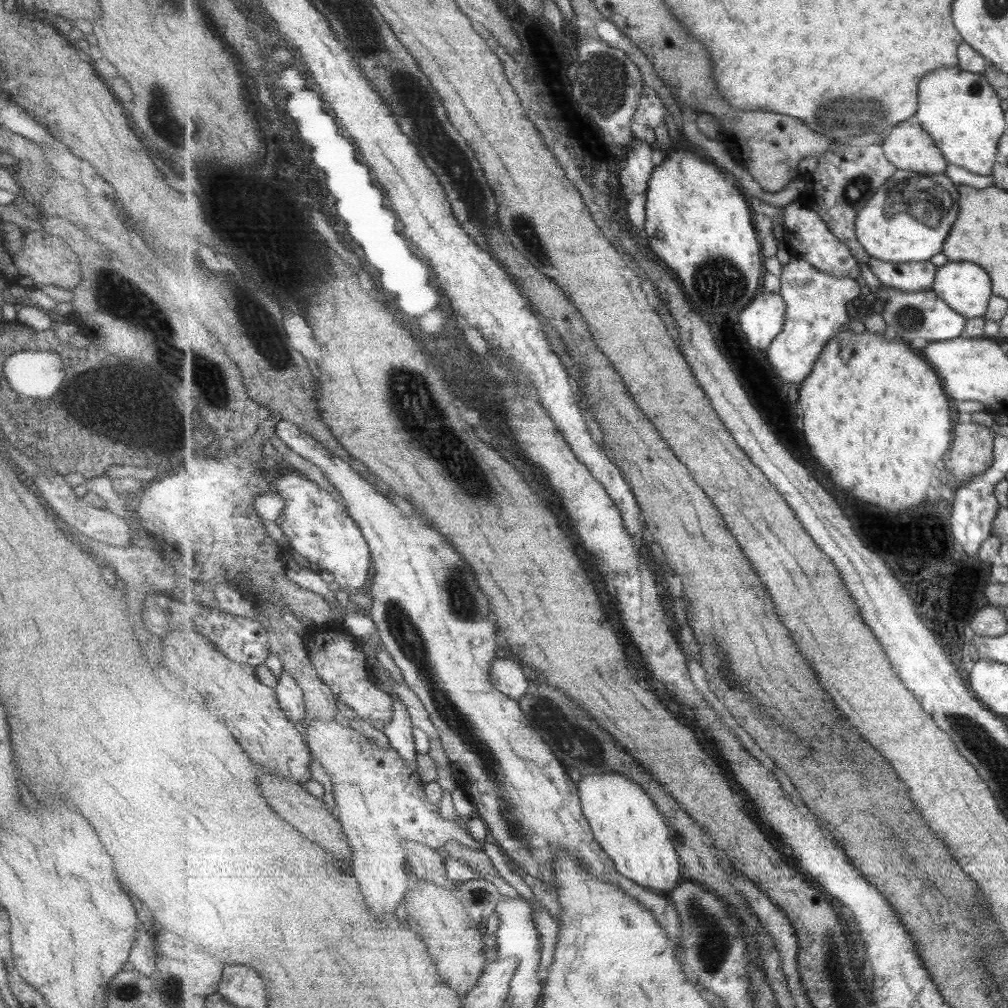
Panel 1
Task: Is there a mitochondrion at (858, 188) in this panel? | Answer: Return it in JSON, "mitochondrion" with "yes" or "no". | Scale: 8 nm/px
{"mitochondrion":"yes"}

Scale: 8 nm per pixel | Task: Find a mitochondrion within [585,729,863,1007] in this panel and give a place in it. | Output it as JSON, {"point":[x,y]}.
{"point":[712,948]}

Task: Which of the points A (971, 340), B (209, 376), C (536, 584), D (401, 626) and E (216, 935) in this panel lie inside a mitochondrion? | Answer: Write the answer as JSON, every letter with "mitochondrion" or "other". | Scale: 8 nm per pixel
{"A":"other","B":"mitochondrion","C":"other","D":"mitochondrion","E":"other"}

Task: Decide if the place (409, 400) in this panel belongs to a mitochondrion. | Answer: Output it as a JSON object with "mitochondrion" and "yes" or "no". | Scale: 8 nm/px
{"mitochondrion":"yes"}

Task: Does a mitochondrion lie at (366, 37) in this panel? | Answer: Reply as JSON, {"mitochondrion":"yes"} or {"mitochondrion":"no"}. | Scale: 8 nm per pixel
{"mitochondrion":"yes"}

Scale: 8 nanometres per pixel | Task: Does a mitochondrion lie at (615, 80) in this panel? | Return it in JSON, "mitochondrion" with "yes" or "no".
{"mitochondrion":"yes"}

